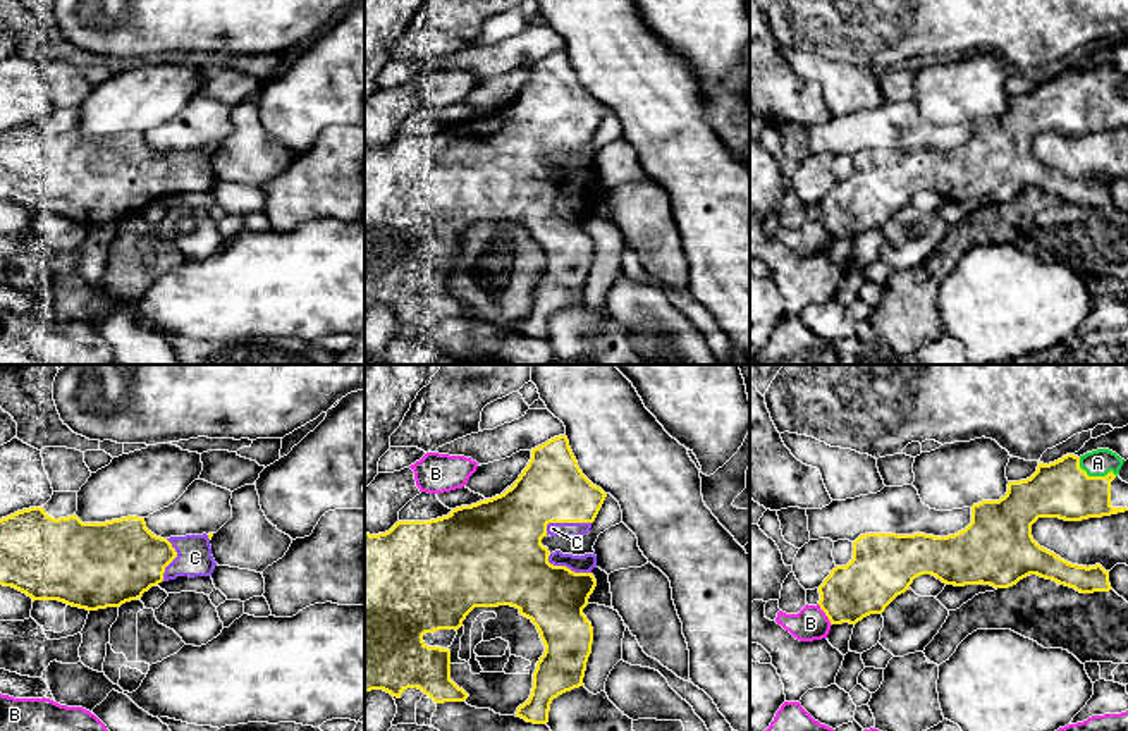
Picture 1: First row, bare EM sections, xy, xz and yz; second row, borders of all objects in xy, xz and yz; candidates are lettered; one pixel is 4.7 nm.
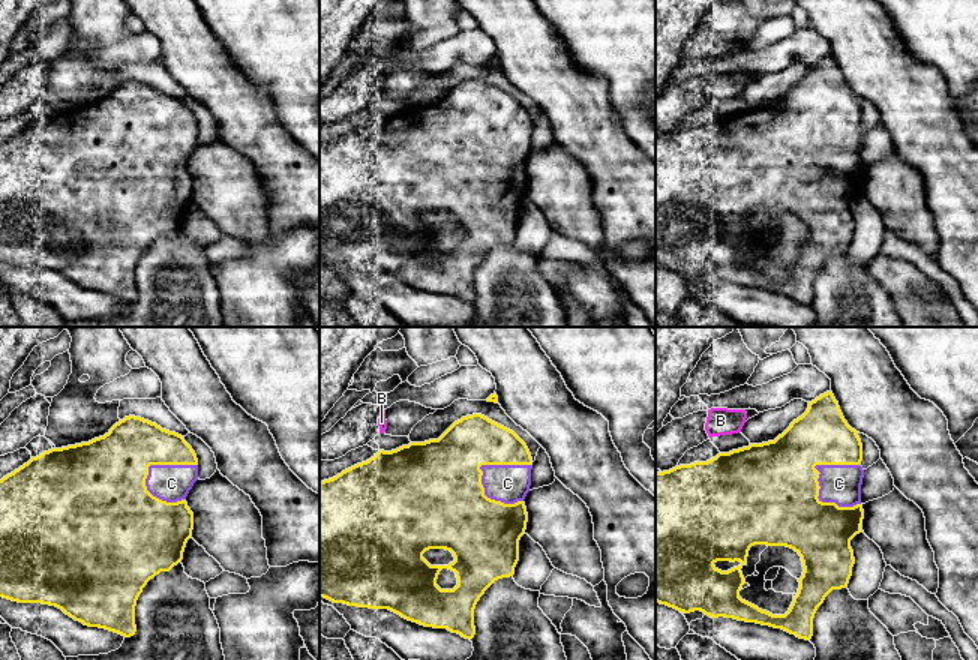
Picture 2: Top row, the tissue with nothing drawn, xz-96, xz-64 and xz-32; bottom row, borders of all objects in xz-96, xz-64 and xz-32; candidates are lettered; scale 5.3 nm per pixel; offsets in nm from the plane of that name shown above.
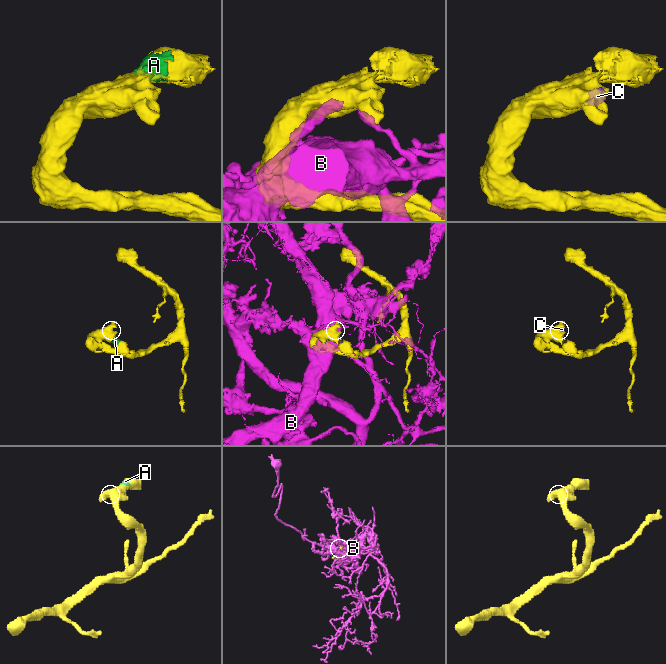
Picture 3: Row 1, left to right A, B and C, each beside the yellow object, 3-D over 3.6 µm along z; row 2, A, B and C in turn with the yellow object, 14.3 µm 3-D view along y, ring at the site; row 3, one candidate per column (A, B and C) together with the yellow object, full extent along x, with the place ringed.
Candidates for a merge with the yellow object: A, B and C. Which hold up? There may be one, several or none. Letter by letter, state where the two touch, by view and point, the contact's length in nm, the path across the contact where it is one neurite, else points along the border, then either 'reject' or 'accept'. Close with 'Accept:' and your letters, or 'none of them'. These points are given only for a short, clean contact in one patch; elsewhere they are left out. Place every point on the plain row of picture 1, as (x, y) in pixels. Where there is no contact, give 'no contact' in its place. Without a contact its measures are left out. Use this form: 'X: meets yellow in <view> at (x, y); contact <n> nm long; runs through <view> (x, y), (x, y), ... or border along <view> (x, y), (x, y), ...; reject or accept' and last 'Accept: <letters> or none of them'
A: meets yellow in yz at (1094, 92); contact 200 nm long; accept
B: meets yellow in yz at (826, 229); contact 120 nm long; reject
C: meets yellow in xz at (564, 136); contact 220 nm long; accept
Accept: A, C

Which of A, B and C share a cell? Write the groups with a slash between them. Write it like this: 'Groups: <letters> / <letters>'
Groups: A C / B

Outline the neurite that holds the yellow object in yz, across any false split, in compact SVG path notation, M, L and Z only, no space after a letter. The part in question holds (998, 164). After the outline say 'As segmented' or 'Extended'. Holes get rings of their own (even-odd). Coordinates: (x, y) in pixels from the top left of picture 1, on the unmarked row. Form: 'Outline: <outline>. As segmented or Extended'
Outline: M1097 64L1083 71L1066 69L1044 79L1020 96L1009 96L999 115L982 115L972 120L972 138L947 151L925 148L865 148L853 157L853 174L836 181L818 201L818 220L831 239L856 239L870 229L882 229L901 208L910 205L915 193L932 189L946 200L990 200L1009 203L1020 194L1037 189L1080 208L1109 206L1109 186L1100 179L1071 179L1040 162L1032 151L1032 139L1039 132L1082 136L1128 126L1128 98L1119 93L1125 74L1109 64Z. Extended

